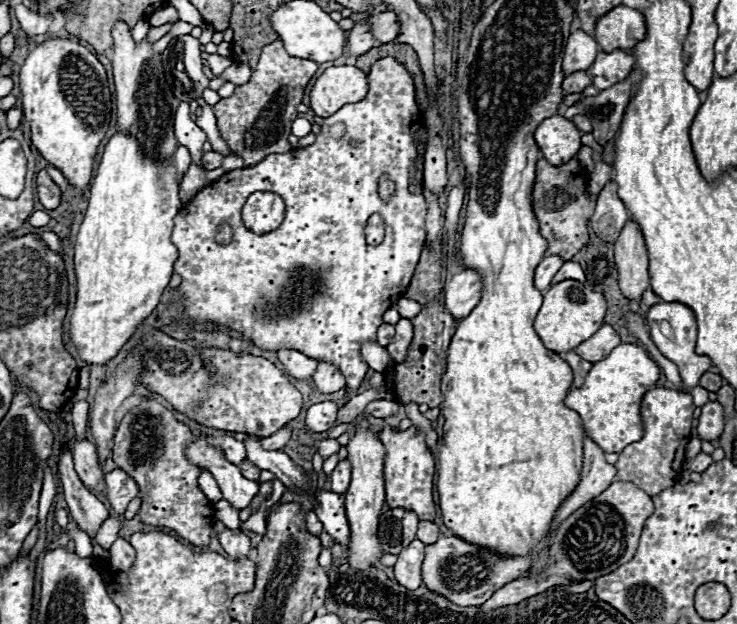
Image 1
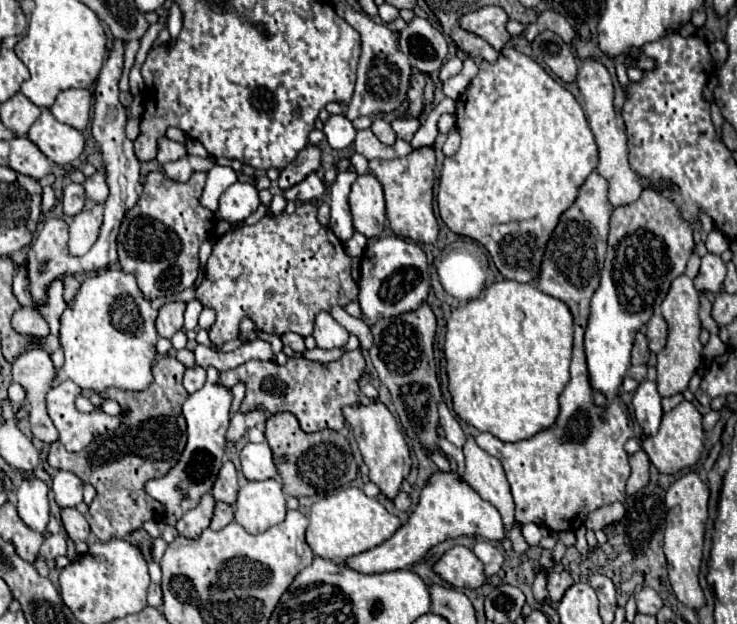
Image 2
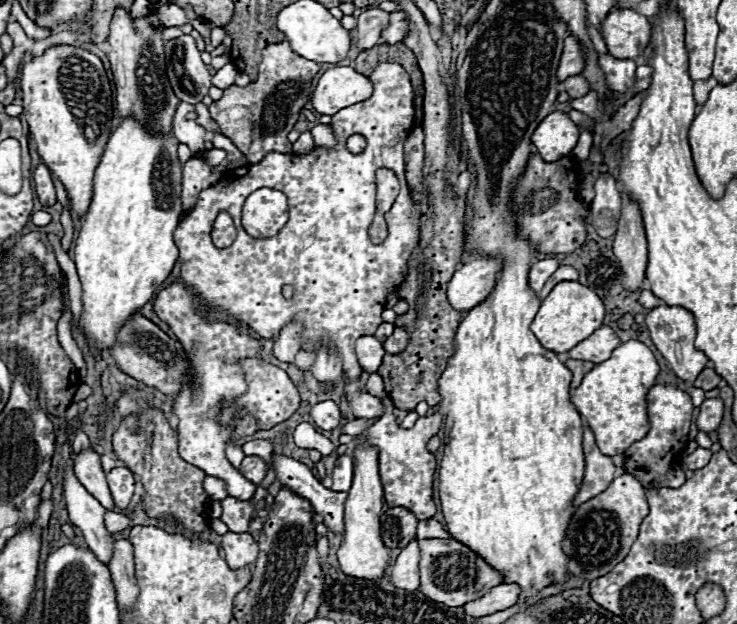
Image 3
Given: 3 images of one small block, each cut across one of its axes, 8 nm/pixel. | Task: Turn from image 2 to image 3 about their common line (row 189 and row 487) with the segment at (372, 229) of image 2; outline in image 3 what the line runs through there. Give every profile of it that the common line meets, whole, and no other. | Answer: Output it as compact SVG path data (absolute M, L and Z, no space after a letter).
M356 446L354 450L354 482L348 492L344 506L344 538L338 548L338 562L342 572L348 576L362 576L366 580L382 580L386 576L390 550L384 546L380 536L380 514L382 514L382 484L378 474L378 450L368 446Z

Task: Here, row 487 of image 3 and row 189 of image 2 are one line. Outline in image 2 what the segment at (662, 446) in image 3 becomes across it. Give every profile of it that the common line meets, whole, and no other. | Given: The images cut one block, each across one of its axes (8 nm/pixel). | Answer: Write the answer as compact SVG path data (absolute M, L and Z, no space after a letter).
M644 188L640 198L632 204L614 206L612 218L610 218L606 262L600 272L600 286L590 300L590 318L588 318L586 336L584 336L592 388L604 392L608 398L614 398L618 394L622 378L628 372L630 350L634 346L636 332L652 318L654 308L658 308L660 302L666 298L672 282L684 274L688 258L692 256L692 250L694 250L692 232L694 230L690 222L682 218L678 206L670 198L662 196L662 192L656 188Z

